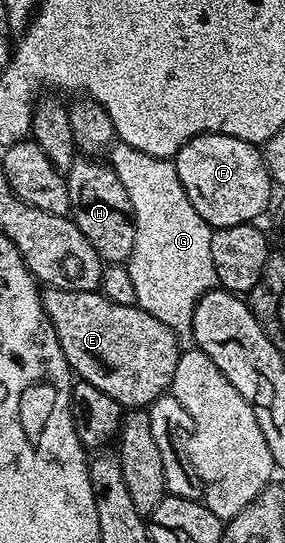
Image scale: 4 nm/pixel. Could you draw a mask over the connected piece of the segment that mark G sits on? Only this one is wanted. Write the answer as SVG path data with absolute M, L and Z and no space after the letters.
M114 142L107 155L114 173L127 189L127 196L133 206L134 247L127 260L131 273L131 282L135 285L136 305L151 316L167 325L185 345L193 343L193 310L208 291L218 286L215 273L215 261L211 261L211 237L214 228L209 226L199 213L195 213L195 205L187 201L187 193L179 181L176 162L169 159L158 159L135 149L129 143Z

